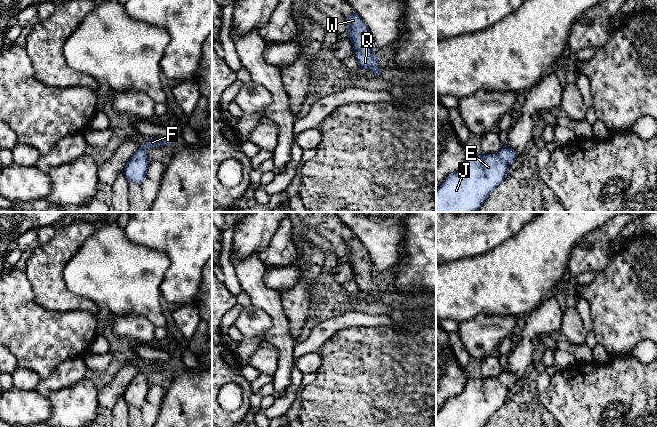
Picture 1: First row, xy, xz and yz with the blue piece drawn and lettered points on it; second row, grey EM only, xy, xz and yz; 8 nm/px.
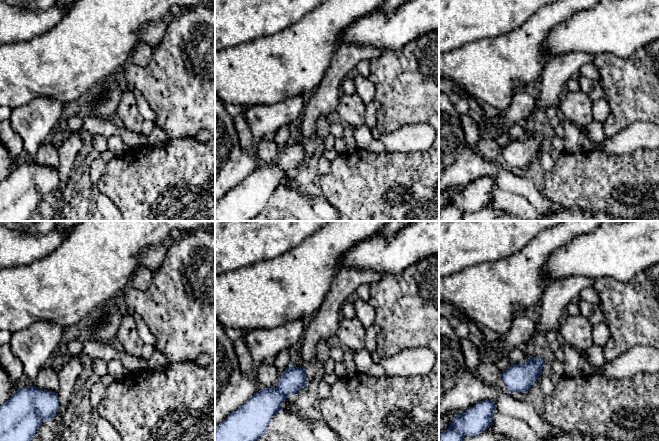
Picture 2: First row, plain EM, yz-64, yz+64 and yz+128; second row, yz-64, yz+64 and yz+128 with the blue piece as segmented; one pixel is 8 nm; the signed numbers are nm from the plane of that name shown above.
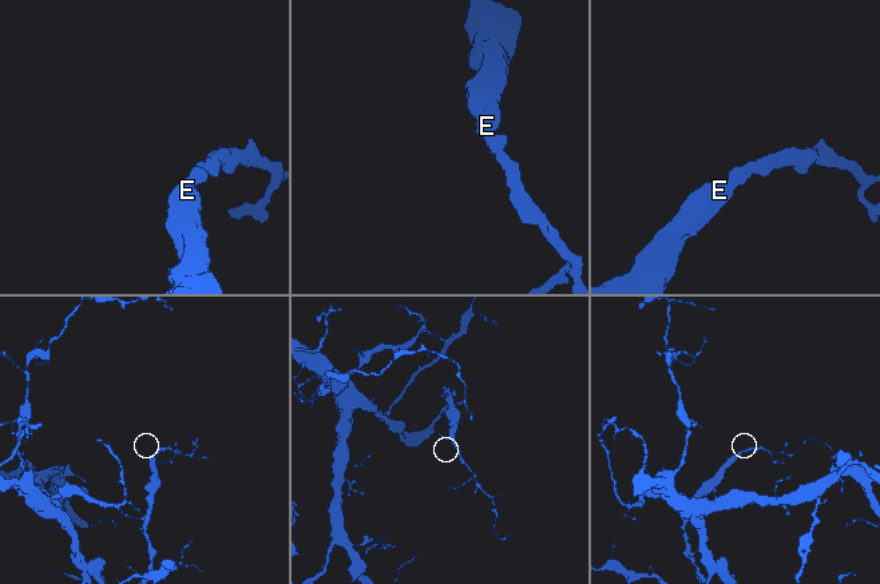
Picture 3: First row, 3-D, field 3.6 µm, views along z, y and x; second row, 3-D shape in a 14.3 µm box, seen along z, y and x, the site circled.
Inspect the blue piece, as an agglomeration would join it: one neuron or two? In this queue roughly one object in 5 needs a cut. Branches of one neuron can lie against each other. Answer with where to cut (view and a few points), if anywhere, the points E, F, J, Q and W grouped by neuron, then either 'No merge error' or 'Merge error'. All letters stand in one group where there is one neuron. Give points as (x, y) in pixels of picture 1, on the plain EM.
No split. Groups: E F J Q W. No merge error

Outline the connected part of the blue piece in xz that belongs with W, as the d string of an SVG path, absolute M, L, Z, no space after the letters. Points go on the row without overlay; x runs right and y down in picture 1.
M355 236L346 239L346 243L348 262L352 266L355 280L359 285L359 291L375 299L381 299L379 282L373 277L373 264L365 246Z

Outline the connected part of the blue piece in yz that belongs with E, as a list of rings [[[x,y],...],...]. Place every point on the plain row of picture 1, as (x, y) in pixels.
[[[509,371],[495,378],[470,378],[463,391],[447,400],[436,413],[436,427],[484,427],[487,421],[505,404],[509,397],[509,389],[518,379]]]

